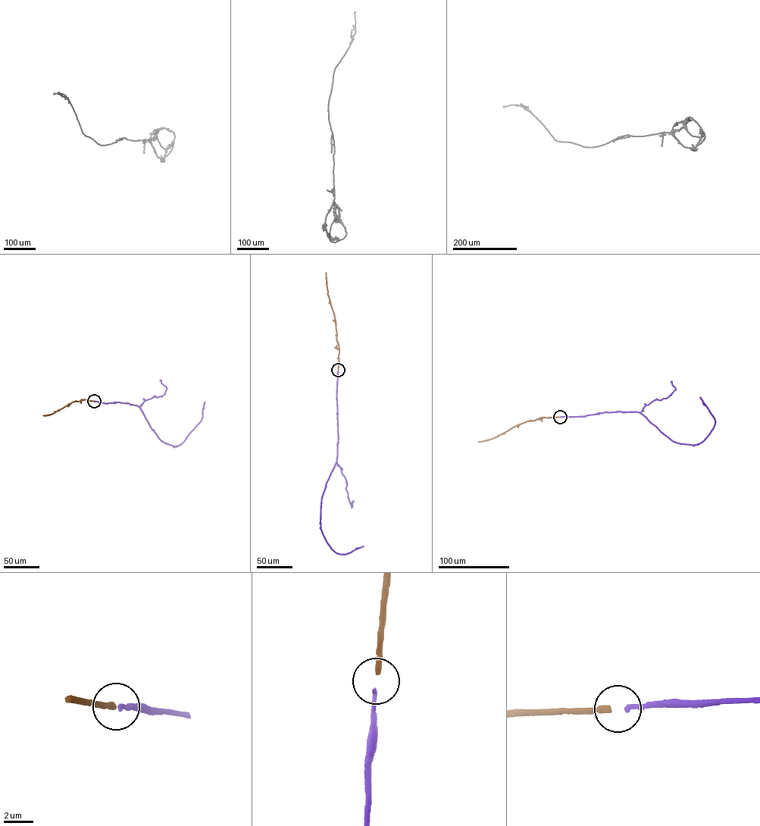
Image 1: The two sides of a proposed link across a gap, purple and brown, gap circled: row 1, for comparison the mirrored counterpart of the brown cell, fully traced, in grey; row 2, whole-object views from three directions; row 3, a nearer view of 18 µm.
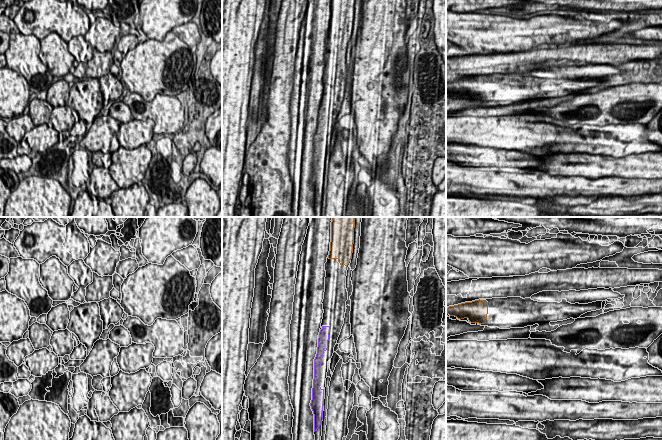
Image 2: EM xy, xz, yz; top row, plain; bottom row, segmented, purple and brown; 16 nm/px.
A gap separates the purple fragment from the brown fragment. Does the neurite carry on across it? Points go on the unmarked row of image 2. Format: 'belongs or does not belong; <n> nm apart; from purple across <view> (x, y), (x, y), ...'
belongs; 1000 nm apart; from purple across xz (329, 102), (341, 41)

